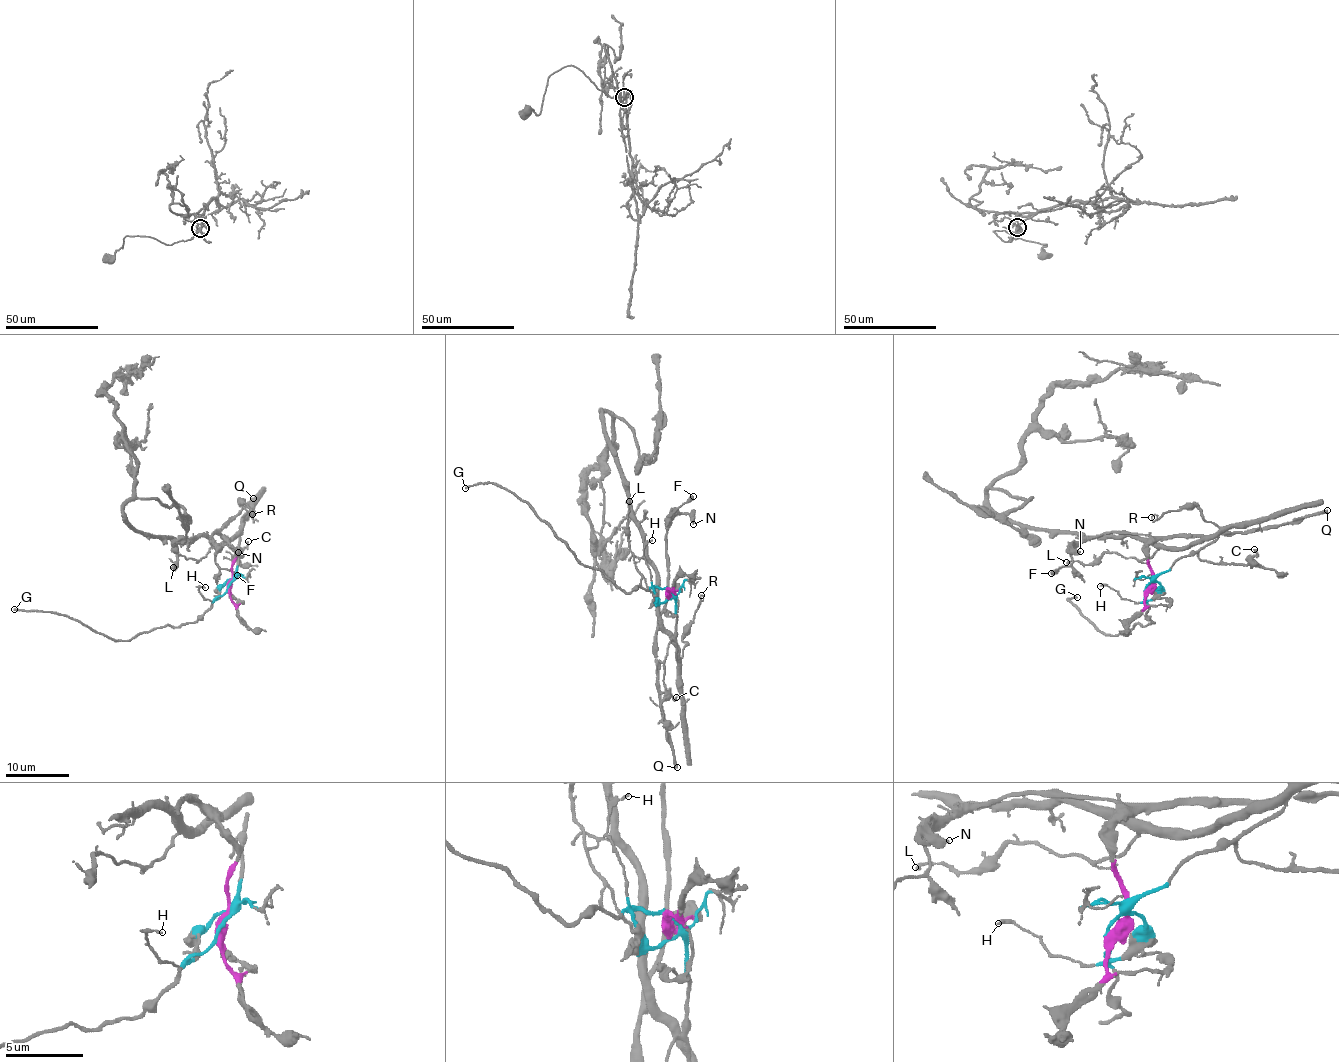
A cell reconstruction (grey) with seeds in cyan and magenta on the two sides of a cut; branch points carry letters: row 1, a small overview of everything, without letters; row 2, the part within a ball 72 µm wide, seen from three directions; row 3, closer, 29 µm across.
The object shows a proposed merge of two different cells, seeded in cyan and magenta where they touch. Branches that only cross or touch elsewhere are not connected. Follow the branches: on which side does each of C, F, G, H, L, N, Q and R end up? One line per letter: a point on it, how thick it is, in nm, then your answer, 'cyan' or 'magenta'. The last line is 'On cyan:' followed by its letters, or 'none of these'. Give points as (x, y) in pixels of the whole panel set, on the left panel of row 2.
C: at (248, 541); 170 nm thick; cyan
F: at (237, 575); 460 nm thick; magenta
G: at (14, 609); 200 nm thick; cyan
H: at (205, 587); 140 nm thick; cyan
L: at (173, 567); 240 nm thick; cyan
N: at (238, 552); 440 nm thick; magenta
Q: at (253, 498); 280 nm thick; magenta
R: at (252, 514); 120 nm thick; cyan
On cyan: C, G, H, L, R

